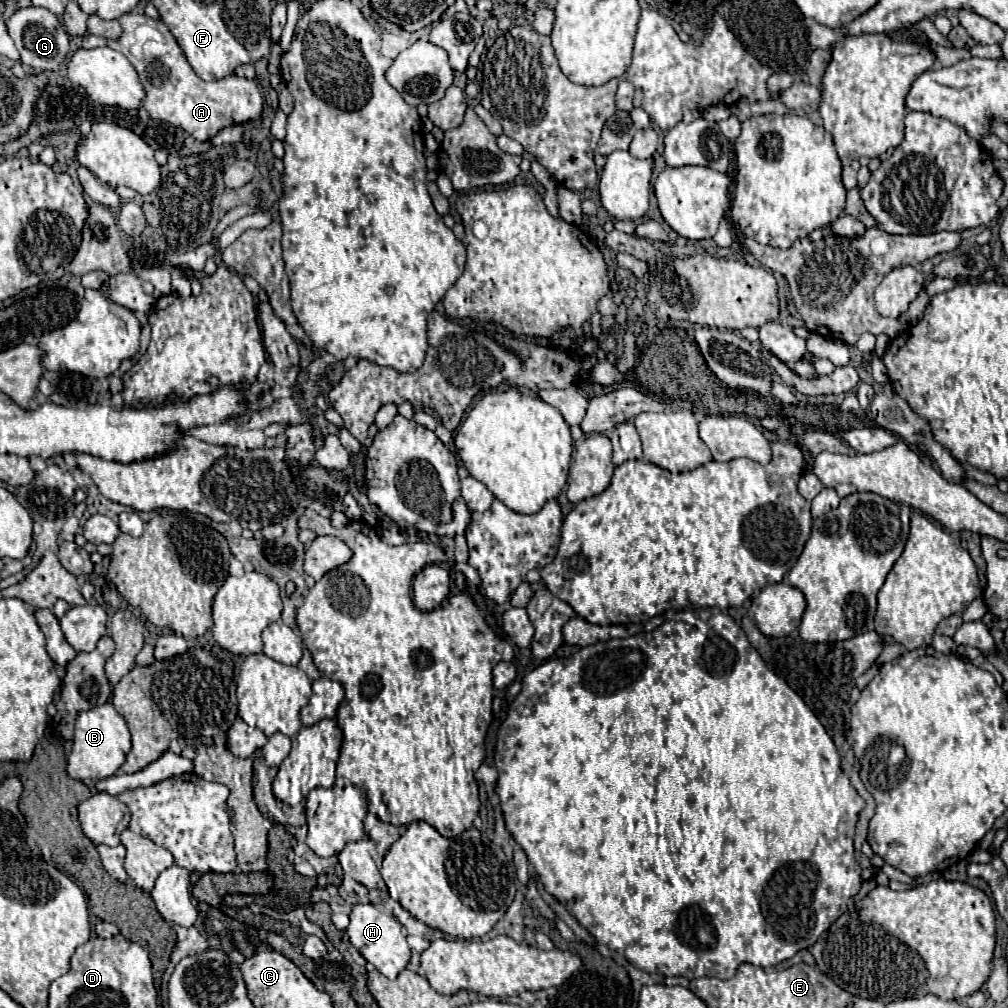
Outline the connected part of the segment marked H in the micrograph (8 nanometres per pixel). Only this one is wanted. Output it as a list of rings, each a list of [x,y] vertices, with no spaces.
[[[372,903],[354,905],[354,909],[350,913],[350,925],[348,925],[346,933],[350,937],[350,943],[360,951],[360,955],[368,963],[372,963],[382,975],[386,975],[388,979],[396,979],[398,973],[410,961],[410,947],[406,943],[406,935],[404,935],[404,929],[402,929],[400,921],[394,915],[376,909],[376,905],[372,905]]]

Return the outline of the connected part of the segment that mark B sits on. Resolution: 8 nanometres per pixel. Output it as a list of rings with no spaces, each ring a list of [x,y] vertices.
[[[104,703],[102,707],[94,707],[90,711],[80,711],[74,725],[72,751],[68,755],[68,775],[80,781],[100,781],[112,777],[120,771],[130,747],[128,725],[112,703]]]

